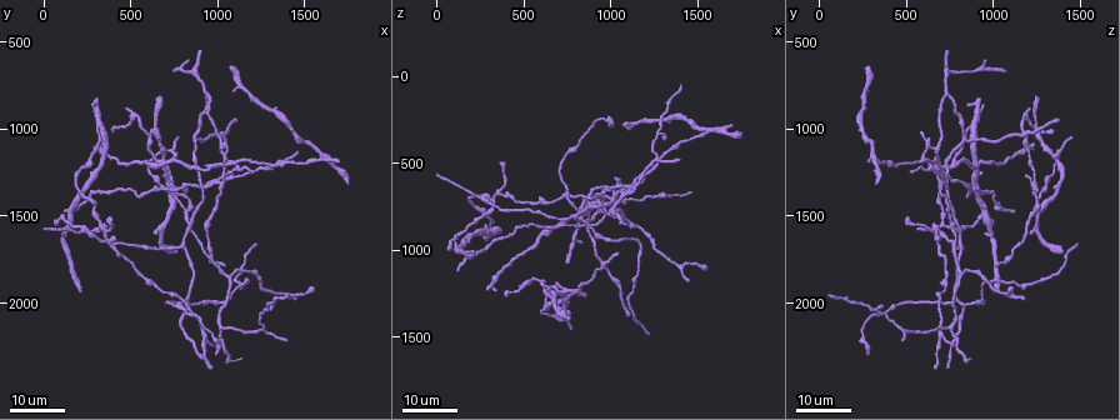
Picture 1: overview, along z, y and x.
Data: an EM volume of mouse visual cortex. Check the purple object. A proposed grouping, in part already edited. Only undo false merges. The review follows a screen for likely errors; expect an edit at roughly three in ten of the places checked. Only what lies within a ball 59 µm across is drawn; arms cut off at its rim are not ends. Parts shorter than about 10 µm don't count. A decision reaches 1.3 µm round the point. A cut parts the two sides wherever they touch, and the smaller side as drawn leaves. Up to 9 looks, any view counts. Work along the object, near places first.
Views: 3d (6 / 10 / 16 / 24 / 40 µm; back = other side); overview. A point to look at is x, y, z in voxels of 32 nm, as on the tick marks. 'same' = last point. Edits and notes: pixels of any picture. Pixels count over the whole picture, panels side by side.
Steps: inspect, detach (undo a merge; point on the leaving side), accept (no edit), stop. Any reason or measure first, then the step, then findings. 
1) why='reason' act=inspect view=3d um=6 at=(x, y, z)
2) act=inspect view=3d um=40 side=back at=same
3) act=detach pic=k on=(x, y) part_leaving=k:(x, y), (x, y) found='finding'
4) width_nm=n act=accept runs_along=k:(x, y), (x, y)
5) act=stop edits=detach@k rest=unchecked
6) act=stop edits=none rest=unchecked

why='sudden change in width' act=inspect view=3d um=24 at=(360, 1620, 680)

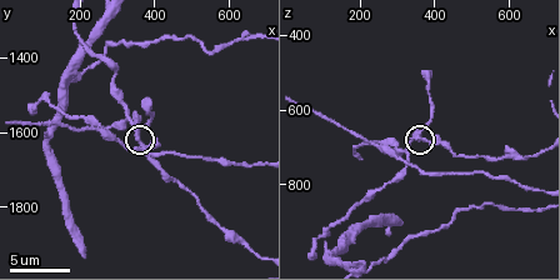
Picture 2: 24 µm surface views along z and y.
act=inspect view=3d um=6 at=(370, 1630, 670)

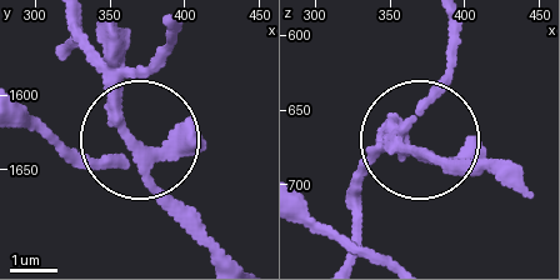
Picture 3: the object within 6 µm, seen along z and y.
arms=3 act=accept found='continuous, no second cell'

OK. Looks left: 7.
why='side arm on a straight run' act=inspect view=3d um=24 at=(800, 1480, 1220)

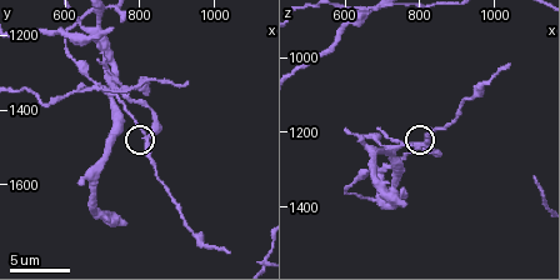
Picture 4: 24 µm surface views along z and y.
why='closer look' act=inspect view=3d um=6 at=(820, 1480, 1240)

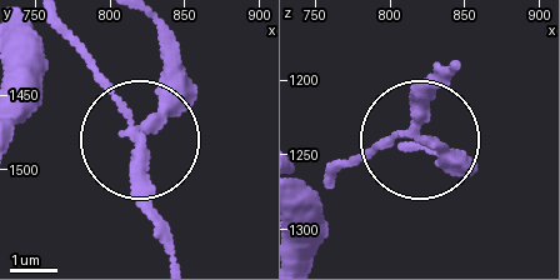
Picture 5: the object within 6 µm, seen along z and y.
act=inspect view=3d um=6 side=back at=(814, 1470, 1236)

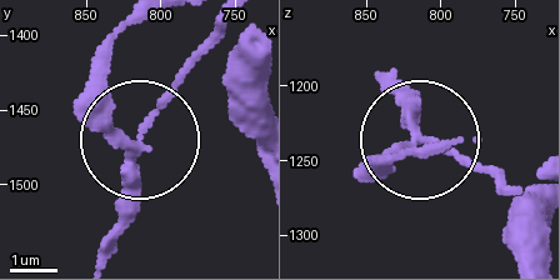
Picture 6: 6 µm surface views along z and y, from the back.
arms=3 act=accept found='continuous, no second cell'

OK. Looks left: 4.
why='three arms meet' act=inspect view=3d um=16 at=(860, 1060, 840)

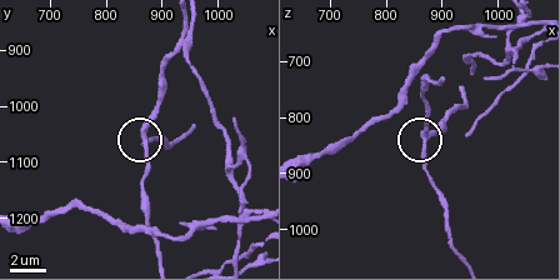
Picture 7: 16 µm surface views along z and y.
act=inspect view=3d um=6 at=(870, 1060, 840)

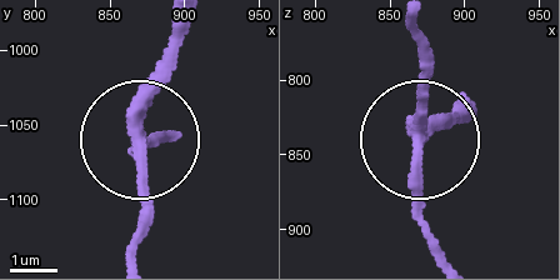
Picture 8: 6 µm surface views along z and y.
arms=3 act=accept runs_along=8:(416, 23), (416, 214), (429, 246) found='continuous, no second cell'

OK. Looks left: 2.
act=inspect view=3d um=24 at=(760, 1960, 680)

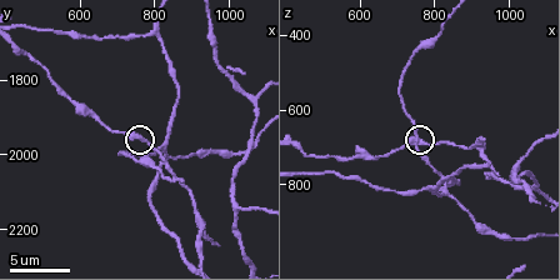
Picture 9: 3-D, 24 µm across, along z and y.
act=inspect view=3d um=10 at=same

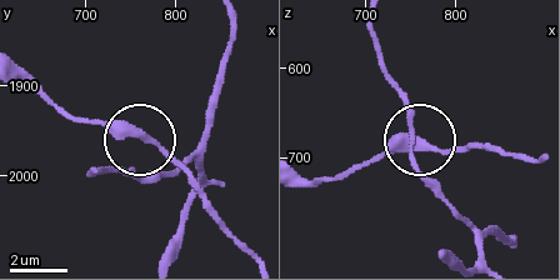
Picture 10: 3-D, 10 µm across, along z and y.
width_nm=410 act=accept found='all the same cell'

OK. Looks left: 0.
act=stop edits=none rest=unchecked

